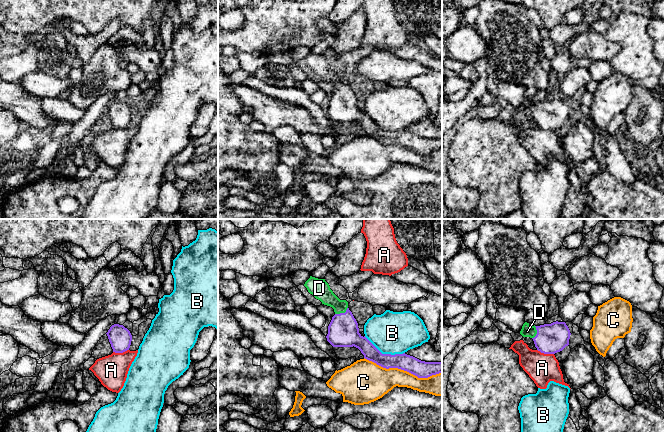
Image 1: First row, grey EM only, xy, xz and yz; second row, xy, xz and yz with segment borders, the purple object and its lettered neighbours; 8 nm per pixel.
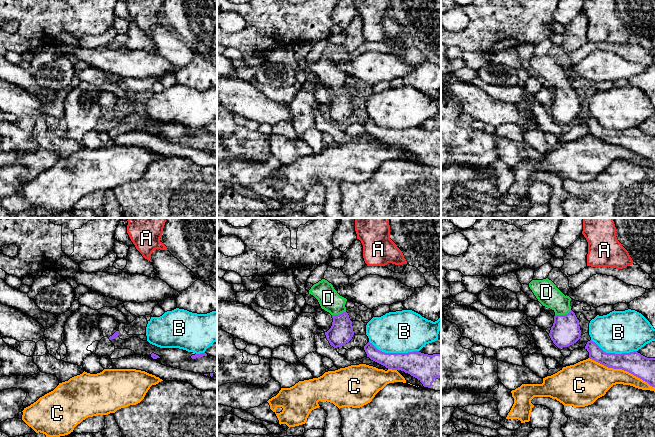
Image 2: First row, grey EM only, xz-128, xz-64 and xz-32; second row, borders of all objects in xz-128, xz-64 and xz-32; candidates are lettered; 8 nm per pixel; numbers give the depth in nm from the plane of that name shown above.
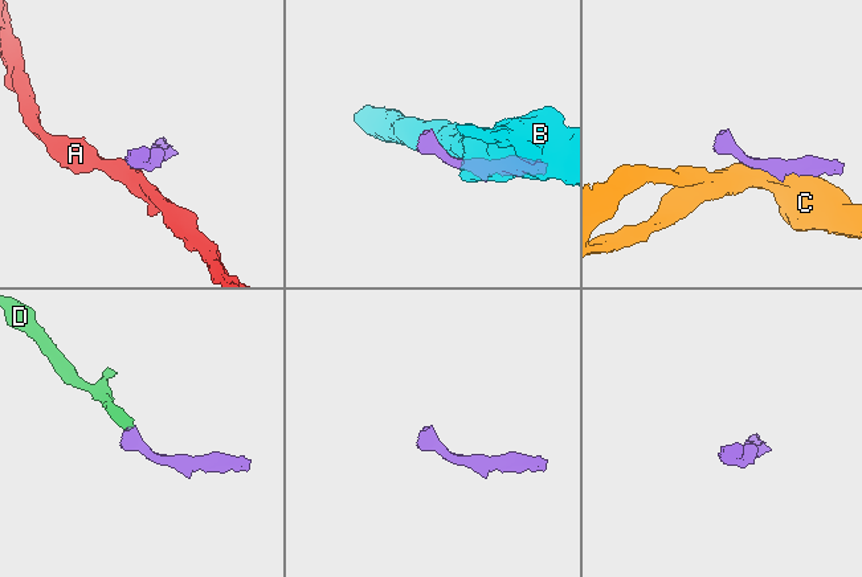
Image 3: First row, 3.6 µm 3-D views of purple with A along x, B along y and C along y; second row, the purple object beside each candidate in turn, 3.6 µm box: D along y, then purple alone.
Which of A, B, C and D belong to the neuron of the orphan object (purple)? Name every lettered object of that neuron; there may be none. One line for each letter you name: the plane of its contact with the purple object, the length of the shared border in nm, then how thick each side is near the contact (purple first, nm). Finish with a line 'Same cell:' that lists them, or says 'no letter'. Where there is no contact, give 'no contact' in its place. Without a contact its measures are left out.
D: xz | 120 nm | 240/150 nm
Same cell: D

